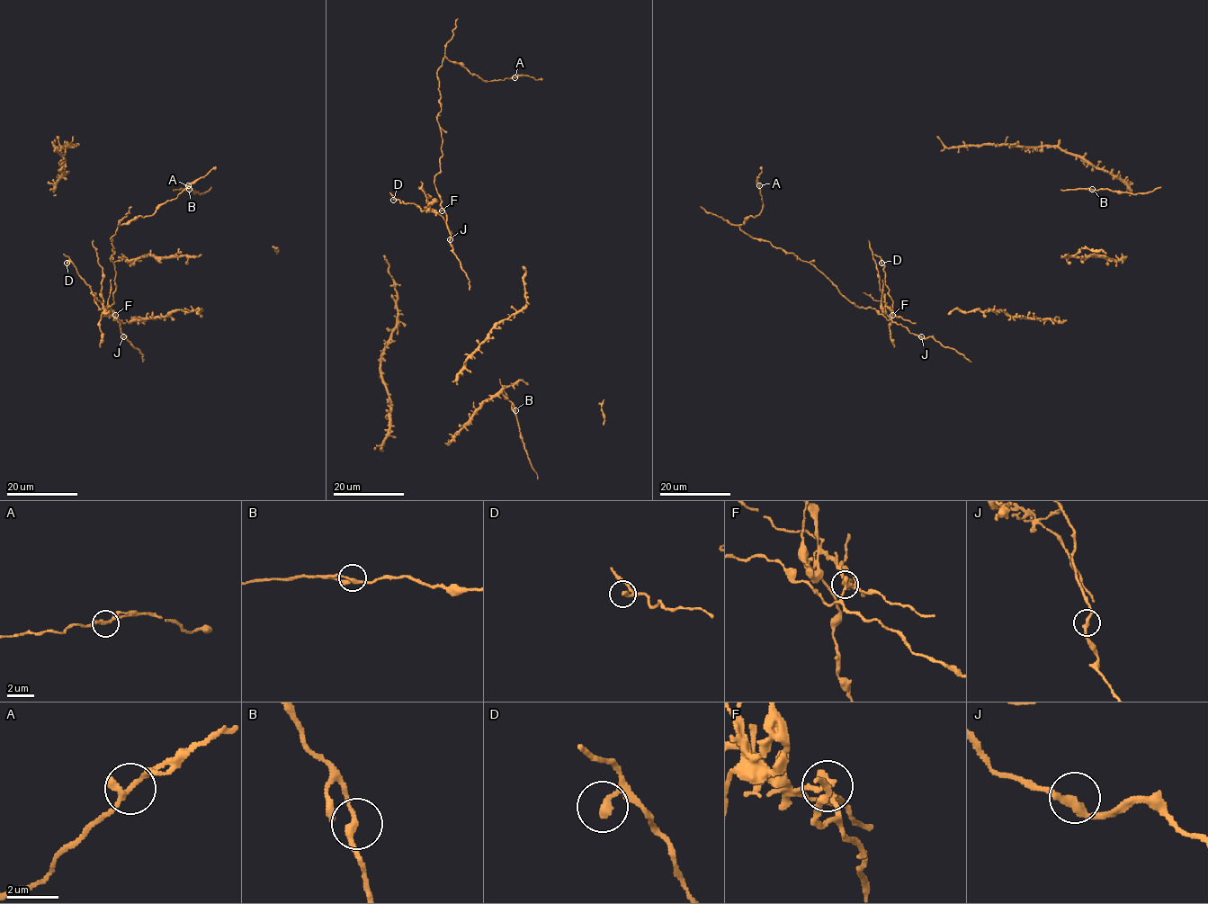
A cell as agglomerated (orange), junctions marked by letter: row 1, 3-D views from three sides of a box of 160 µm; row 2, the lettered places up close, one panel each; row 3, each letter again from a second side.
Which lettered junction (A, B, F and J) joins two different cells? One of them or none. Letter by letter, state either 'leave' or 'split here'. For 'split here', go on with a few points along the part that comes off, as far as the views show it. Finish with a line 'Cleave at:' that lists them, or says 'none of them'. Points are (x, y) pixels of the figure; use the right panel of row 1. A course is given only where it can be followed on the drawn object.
A: leave
B: leave
F: split here | (891, 315), (892, 303), (885, 284), (883, 265), (874, 254)
J: leave
Cleave at: F

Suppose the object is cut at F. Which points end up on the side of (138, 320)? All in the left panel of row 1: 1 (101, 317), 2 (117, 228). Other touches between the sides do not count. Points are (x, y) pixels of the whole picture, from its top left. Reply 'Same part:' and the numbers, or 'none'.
Same part: 2

